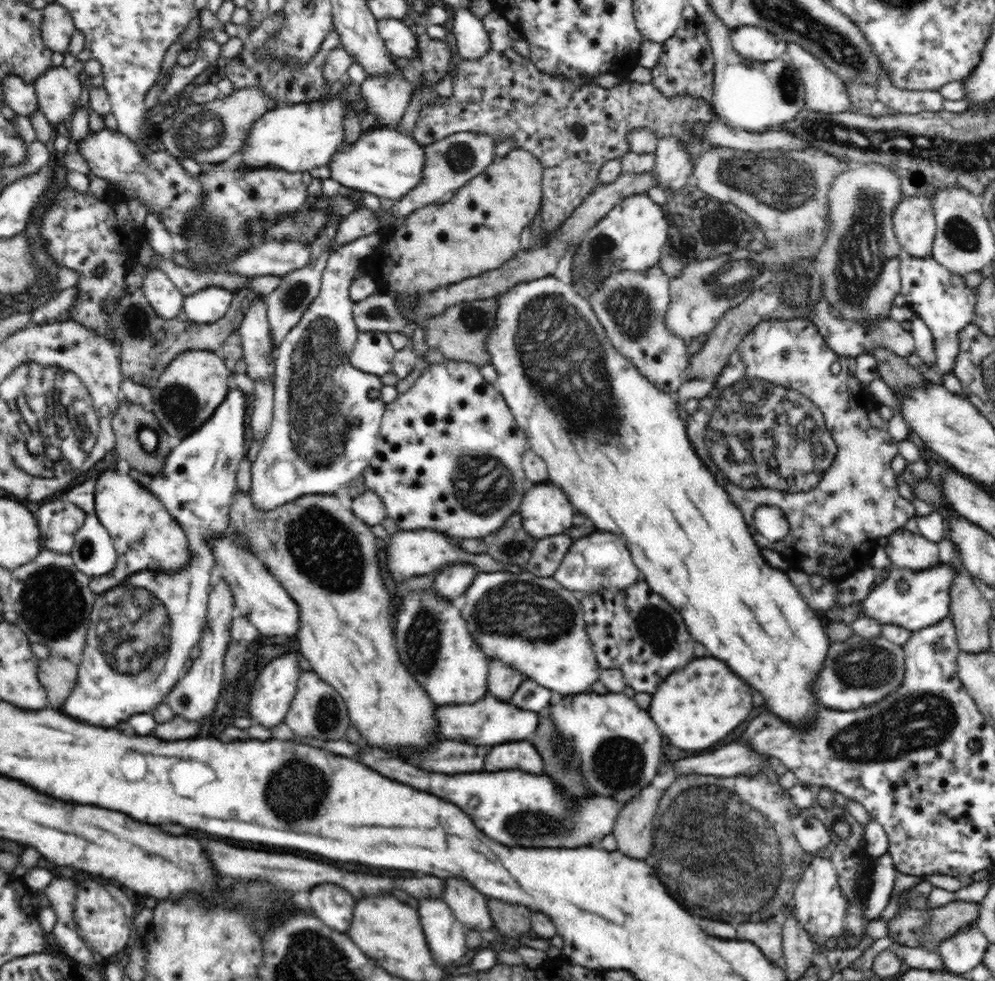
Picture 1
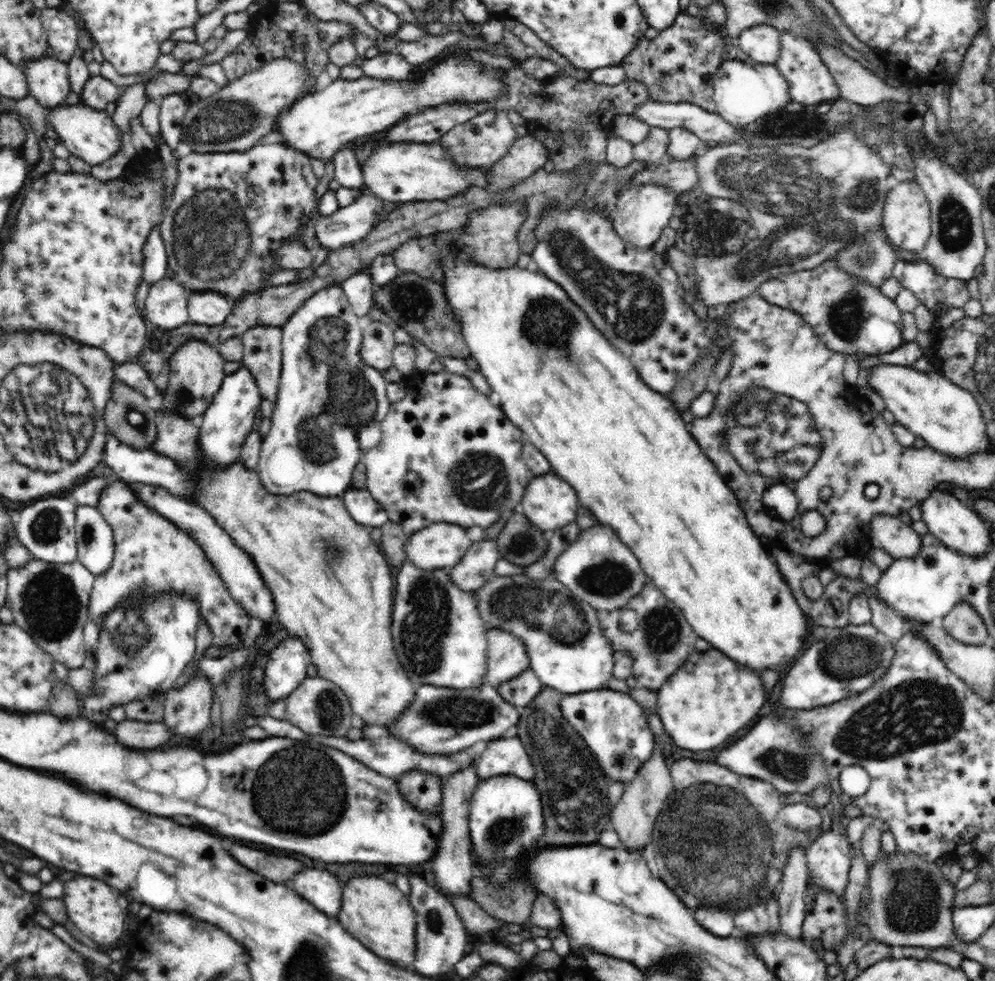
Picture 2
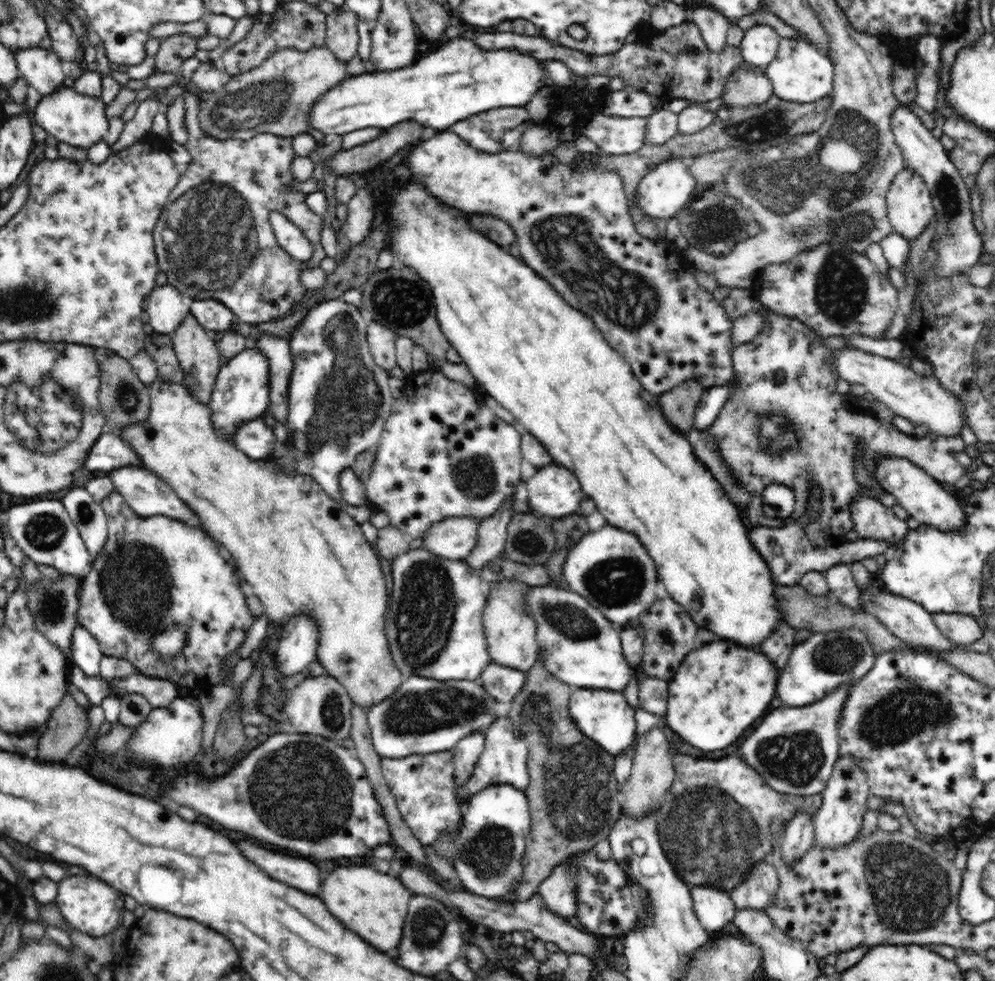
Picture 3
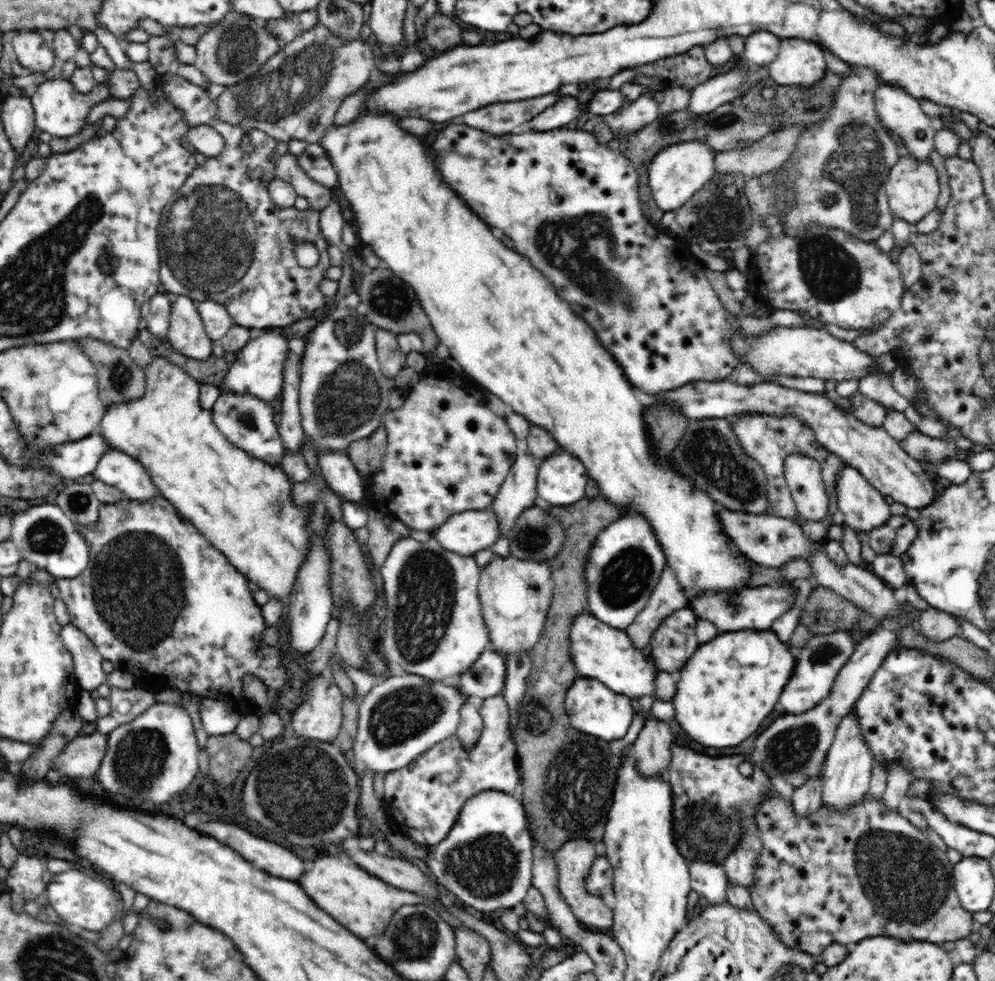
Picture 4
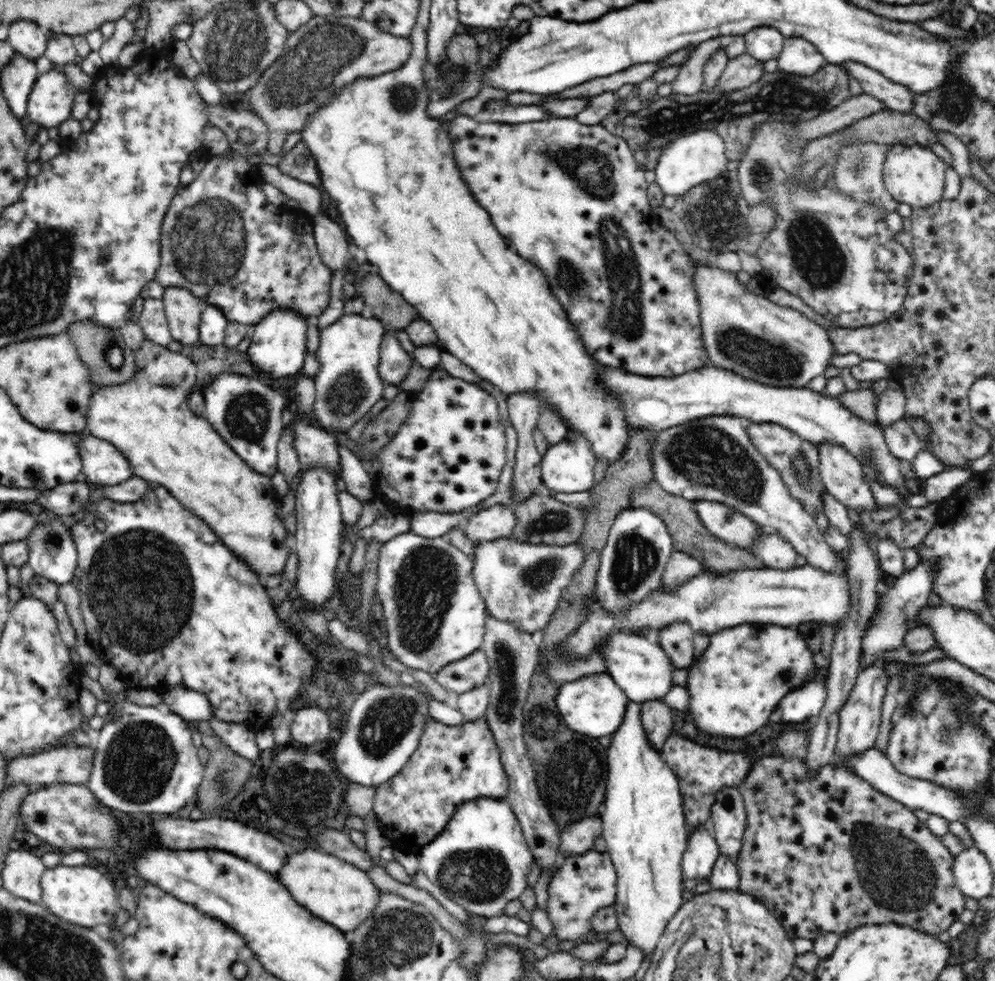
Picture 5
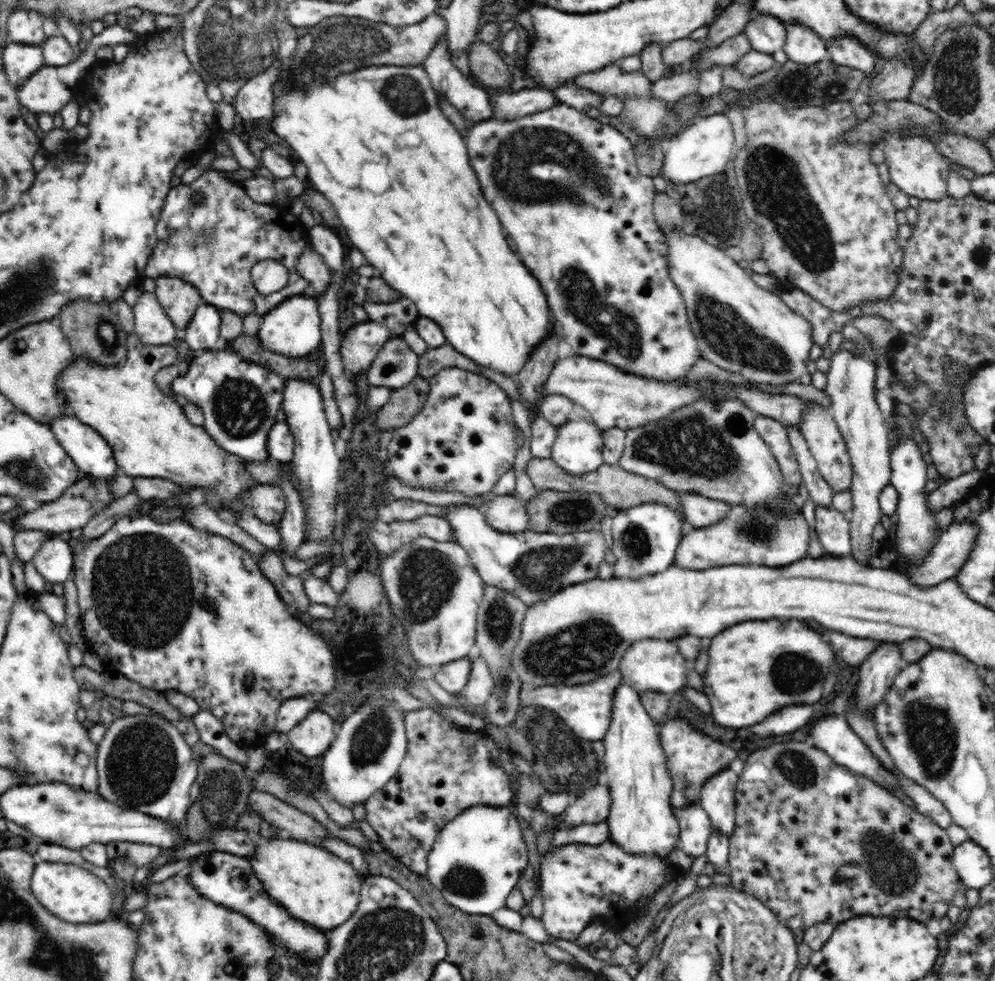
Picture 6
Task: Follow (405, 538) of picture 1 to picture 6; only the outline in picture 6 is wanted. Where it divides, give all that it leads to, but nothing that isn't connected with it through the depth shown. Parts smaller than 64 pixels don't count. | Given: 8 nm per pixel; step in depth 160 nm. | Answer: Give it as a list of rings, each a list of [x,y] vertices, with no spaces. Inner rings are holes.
[[[512,494],[498,495],[482,508],[490,528],[504,533],[522,533],[529,530],[529,516],[525,503]]]

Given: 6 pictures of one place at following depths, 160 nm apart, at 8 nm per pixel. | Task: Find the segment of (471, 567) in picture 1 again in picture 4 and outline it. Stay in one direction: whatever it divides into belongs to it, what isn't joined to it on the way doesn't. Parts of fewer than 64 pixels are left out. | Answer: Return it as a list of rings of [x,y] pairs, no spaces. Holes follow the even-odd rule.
[[[529,451],[516,454],[516,460],[493,500],[492,510],[499,522],[500,536],[507,537],[520,513],[539,502],[537,474],[540,462]]]

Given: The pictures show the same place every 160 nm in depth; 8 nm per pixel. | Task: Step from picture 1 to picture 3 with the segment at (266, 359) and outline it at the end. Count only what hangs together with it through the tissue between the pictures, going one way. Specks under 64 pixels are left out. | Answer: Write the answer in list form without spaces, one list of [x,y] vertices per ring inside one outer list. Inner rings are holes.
[[[264,334],[252,343],[252,347],[267,358],[269,364],[270,412],[284,423],[288,414],[288,385],[293,367],[289,340],[284,336]]]

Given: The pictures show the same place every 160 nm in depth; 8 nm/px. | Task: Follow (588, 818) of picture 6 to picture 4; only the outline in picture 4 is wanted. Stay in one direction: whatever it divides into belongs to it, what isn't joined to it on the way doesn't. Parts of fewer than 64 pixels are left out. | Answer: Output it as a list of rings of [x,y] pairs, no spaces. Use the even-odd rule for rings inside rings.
[[[585,838],[568,840],[560,846],[555,853],[556,868],[558,868],[558,890],[564,897],[566,904],[570,905],[574,916],[584,926],[595,926],[598,929],[608,929],[613,925],[612,904],[606,898],[596,897],[588,894],[585,889],[587,875],[591,872],[590,866],[597,857],[594,841]]]

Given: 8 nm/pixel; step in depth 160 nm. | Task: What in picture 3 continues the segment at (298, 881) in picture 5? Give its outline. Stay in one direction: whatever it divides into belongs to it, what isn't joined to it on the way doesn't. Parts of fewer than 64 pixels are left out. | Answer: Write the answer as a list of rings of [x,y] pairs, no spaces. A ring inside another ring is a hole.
[[[342,866],[328,874],[319,896],[330,913],[360,938],[372,942],[374,948],[382,952],[398,948],[412,892],[397,878],[372,868]]]

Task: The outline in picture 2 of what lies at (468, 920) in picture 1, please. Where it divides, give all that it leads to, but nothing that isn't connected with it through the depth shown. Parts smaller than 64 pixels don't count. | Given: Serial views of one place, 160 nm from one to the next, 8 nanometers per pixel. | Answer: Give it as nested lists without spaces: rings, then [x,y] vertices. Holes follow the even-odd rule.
[[[477,764],[469,765],[468,769],[456,772],[452,777],[444,778],[442,789],[442,838],[438,846],[438,854],[432,860],[432,872],[436,876],[436,886],[445,896],[465,896],[470,898],[471,883],[475,876],[471,861],[471,845],[469,834],[469,810],[473,790],[480,782],[477,776]]]

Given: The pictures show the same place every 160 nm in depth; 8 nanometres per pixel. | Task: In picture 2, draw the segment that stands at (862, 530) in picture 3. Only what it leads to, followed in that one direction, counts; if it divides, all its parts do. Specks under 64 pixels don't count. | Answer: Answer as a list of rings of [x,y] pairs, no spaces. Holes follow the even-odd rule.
[[[878,514],[870,520],[868,541],[872,547],[886,551],[893,559],[918,556],[922,537],[899,517]]]

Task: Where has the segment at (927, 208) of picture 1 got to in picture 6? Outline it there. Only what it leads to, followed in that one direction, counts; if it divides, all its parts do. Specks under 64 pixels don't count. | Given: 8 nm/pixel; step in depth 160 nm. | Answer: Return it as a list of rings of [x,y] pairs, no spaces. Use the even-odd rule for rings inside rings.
[[[888,134],[882,140],[885,163],[888,165],[889,180],[908,196],[916,196],[927,203],[941,203],[947,198],[949,161],[934,149],[934,144],[922,136],[900,137]]]

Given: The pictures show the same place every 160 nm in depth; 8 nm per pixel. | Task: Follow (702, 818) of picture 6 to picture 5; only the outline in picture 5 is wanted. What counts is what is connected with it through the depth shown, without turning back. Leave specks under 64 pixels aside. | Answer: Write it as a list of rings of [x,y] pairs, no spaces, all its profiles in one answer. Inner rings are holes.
[[[703,825],[698,826],[698,828],[694,828],[694,830],[691,830],[691,833],[689,833],[688,846],[686,846],[686,850],[684,850],[681,862],[683,877],[696,882],[700,880],[701,886],[701,882],[704,883],[706,878],[711,878],[713,868],[716,864],[716,860],[718,860],[719,854],[719,846],[710,827]]]

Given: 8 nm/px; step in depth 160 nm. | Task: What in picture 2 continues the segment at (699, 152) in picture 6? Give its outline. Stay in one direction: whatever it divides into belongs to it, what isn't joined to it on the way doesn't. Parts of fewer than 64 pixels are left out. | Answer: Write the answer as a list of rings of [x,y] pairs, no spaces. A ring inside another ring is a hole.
[[[659,184],[630,186],[628,190],[621,192],[618,202],[615,202],[615,210],[611,215],[613,229],[620,238],[635,248],[652,248],[671,220],[676,206],[676,195],[678,193]]]

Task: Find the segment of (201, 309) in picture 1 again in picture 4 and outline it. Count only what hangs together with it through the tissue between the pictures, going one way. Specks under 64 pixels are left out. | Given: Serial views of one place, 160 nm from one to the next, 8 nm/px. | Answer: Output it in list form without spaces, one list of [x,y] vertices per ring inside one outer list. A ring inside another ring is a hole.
[[[212,300],[200,301],[196,305],[206,333],[213,341],[221,340],[228,333],[228,330],[235,326],[224,305],[217,304]]]

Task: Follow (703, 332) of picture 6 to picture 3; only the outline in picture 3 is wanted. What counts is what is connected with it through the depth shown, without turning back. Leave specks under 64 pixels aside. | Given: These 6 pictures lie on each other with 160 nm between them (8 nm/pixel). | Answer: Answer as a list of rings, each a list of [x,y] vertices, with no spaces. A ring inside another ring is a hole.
[[[832,349],[832,369],[838,378],[850,384],[862,384],[866,391],[874,395],[875,400],[884,404],[896,415],[909,420],[915,426],[924,424],[930,433],[936,436],[958,436],[968,421],[964,417],[964,404],[947,388],[940,385],[934,373],[930,376],[920,375],[895,359],[874,355],[862,349]]]

